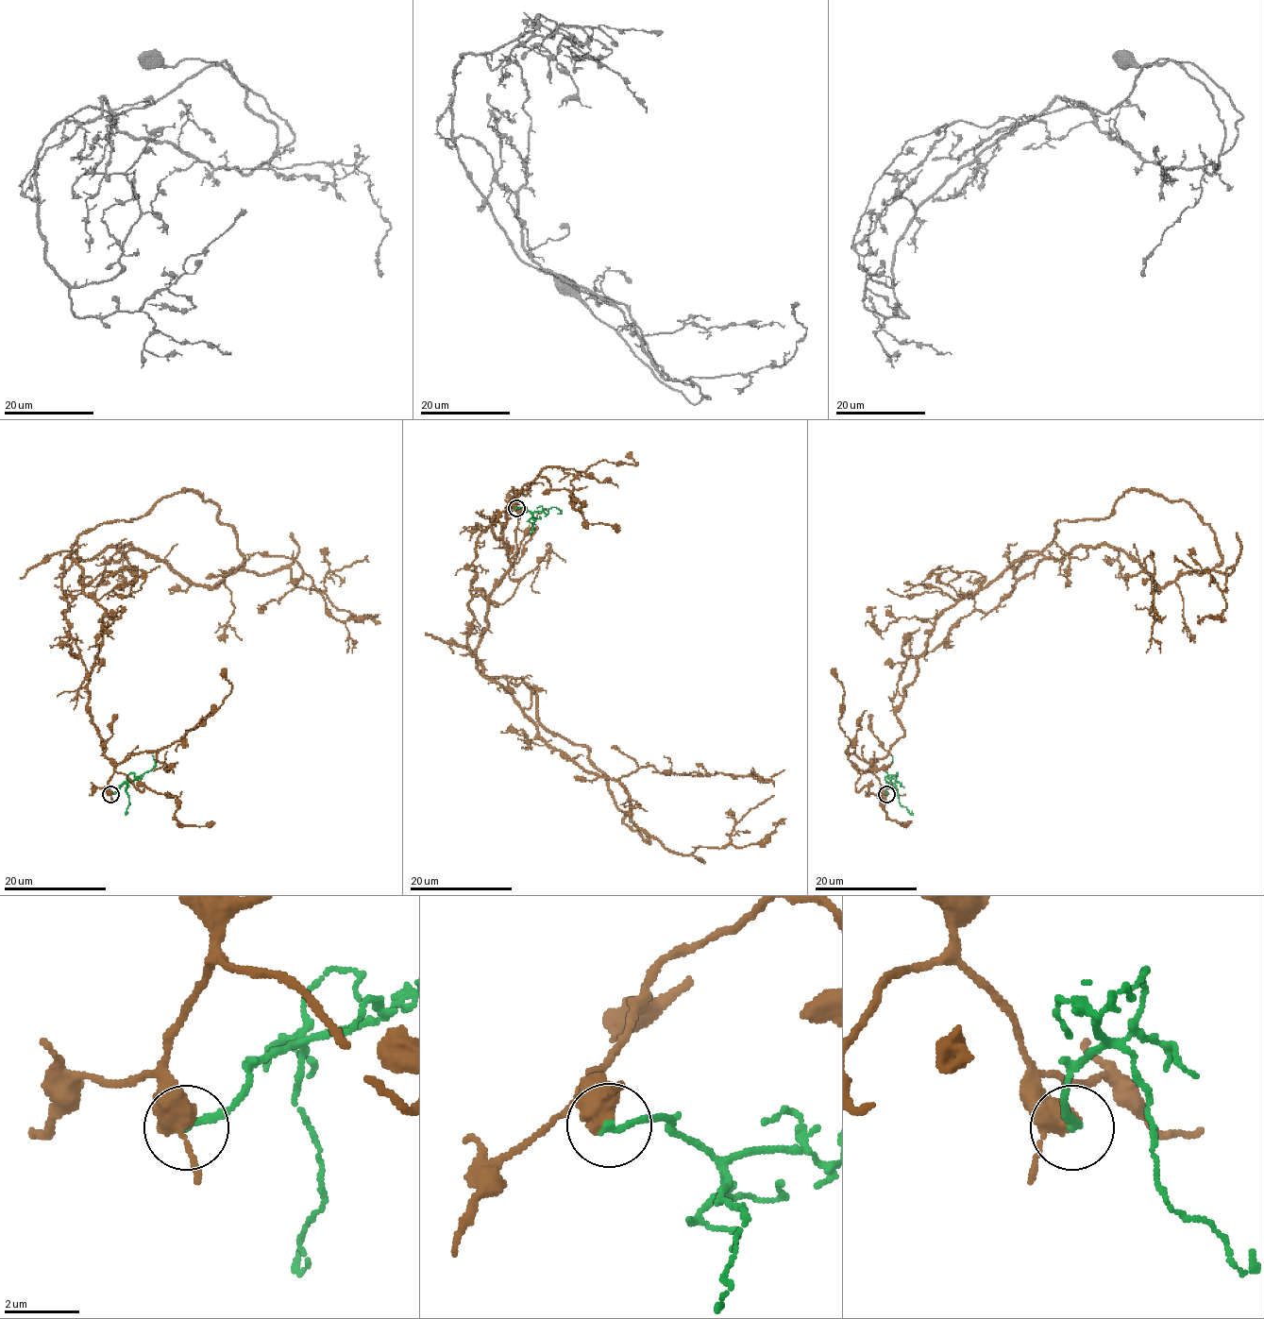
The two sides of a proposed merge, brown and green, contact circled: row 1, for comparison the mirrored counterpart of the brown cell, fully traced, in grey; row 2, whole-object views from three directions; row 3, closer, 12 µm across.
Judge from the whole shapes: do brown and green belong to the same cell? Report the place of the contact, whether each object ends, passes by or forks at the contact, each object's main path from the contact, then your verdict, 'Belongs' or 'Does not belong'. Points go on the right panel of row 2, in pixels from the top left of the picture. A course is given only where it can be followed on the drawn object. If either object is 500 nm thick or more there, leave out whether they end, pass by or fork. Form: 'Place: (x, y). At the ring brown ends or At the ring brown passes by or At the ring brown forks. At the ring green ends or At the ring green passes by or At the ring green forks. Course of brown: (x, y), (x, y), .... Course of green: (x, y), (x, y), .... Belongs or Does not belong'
Place: (886, 794). At the ring brown passes by. At the ring green ends. Course of brown: (887, 794), (871, 767), (946, 611), (1077, 547), (1161, 587), (1233, 569), (1225, 590), (1174, 562). Course of green: (887, 794), (885, 787), (892, 777), (885, 769), (892, 762), (892, 755). Does not belong

